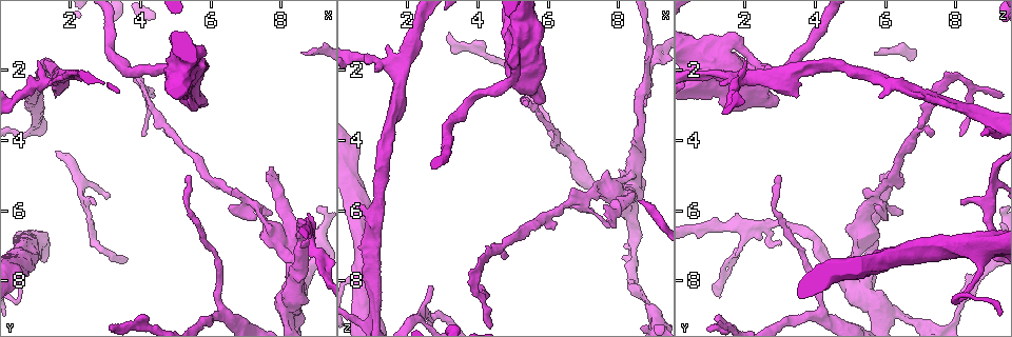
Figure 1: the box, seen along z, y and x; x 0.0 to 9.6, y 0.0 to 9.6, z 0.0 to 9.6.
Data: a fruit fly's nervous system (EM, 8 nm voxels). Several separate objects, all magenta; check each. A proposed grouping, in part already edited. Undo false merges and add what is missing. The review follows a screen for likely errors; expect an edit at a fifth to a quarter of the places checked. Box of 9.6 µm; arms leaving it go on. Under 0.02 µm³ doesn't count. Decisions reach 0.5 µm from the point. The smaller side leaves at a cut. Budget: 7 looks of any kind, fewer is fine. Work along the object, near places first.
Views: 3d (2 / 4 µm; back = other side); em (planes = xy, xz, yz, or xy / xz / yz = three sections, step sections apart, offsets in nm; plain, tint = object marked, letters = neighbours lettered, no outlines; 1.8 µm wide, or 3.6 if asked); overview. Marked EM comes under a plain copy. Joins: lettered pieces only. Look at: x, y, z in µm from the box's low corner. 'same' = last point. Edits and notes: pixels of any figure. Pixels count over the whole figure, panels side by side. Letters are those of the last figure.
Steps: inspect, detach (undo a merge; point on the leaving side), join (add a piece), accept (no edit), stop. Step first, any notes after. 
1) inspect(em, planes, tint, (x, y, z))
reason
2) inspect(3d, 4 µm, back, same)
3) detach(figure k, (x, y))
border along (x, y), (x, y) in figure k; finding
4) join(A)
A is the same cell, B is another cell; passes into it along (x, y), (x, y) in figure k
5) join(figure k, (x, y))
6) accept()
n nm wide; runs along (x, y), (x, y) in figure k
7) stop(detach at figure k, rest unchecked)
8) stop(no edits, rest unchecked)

inspect(em, xy, step 8, tint, (8.85, 7.75, 8.65))
a narrow waist

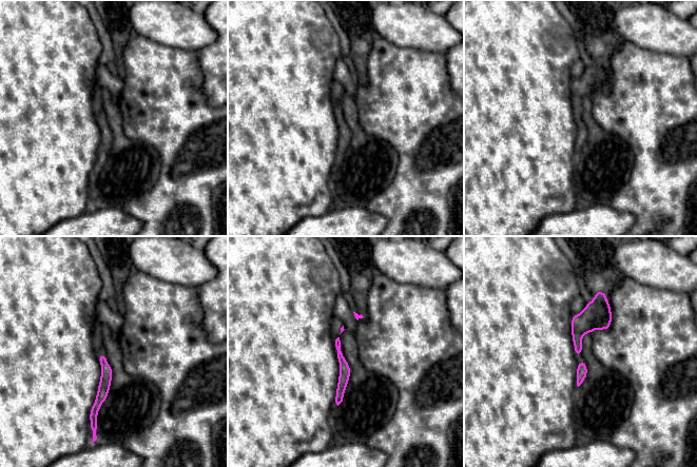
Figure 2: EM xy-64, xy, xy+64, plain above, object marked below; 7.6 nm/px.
inspect(em, xz, step 8, letters, same)

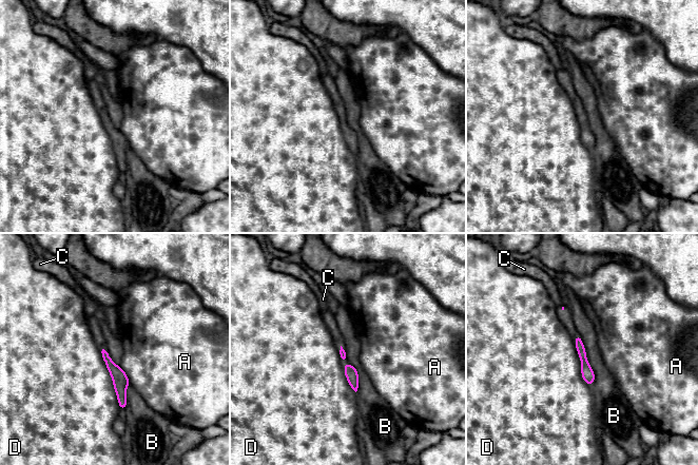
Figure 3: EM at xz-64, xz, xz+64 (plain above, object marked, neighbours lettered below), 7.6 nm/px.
accept()
D touches over 500 nm; A, B, C and D are other cells; border along (584, 347), (595, 375), (590, 387) in figure 3; one neuron here

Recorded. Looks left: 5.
inspect(3d, 4 µm, (8.35, 8.75, 6.15))
branch point

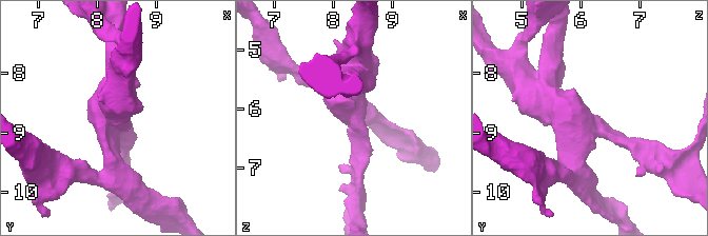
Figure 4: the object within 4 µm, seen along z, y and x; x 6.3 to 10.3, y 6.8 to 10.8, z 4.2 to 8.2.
inspect(em, 3.6 µm, planes, letters, (8.35, 8.75, 6.15))

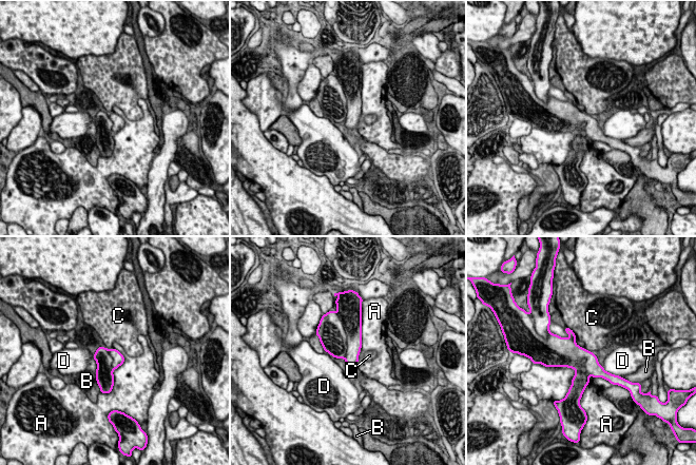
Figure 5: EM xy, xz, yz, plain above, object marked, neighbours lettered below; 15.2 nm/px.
detach(figure 5, (352, 324))
A, B, C and D are other cells; 3 arms; border along (341, 318), (346, 338), (344, 359) in figure 5; a second neuron is stuck on

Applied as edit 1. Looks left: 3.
inspect(overview)

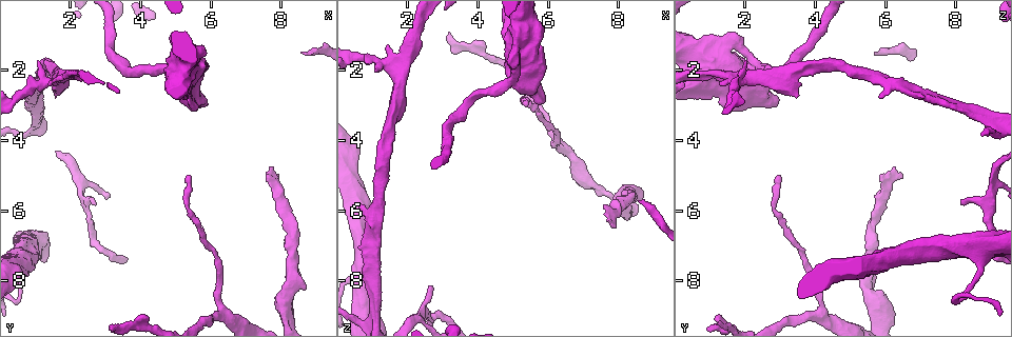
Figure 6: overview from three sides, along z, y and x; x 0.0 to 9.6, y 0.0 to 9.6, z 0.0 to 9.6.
inspect(3d, 4 µm, (5.00, 1.50, 1.50))
sudden change in width

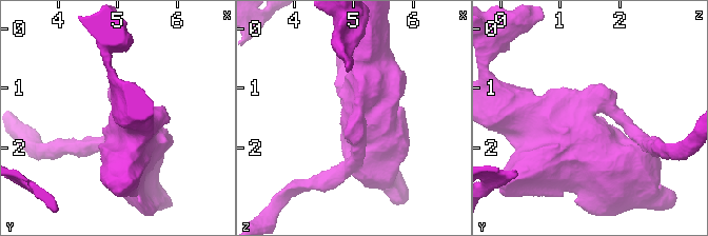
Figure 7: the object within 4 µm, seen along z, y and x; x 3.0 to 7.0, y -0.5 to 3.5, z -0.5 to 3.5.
inspect(em, 3.6 µm, xz, step 16, letters, (5.05, 1.55, 1.55))

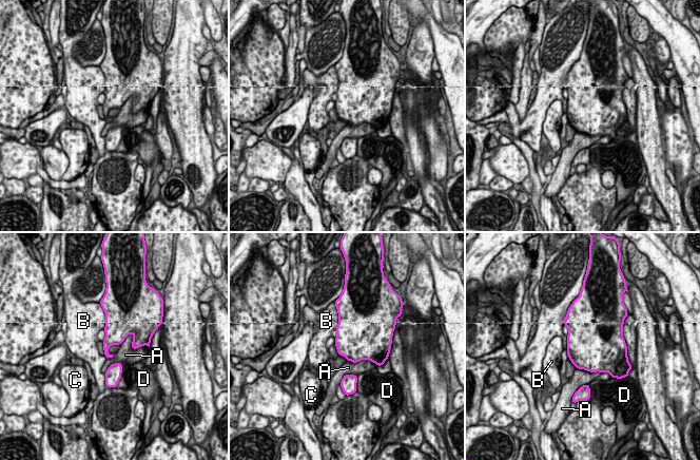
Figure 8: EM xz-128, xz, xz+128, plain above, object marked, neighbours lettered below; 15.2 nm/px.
accept()
A, B, C and D are other cells; border along (119, 344), (146, 345) in figure 8; continuous, no second neuron

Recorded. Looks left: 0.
stop(detach at figure 5, rest unchecked)

